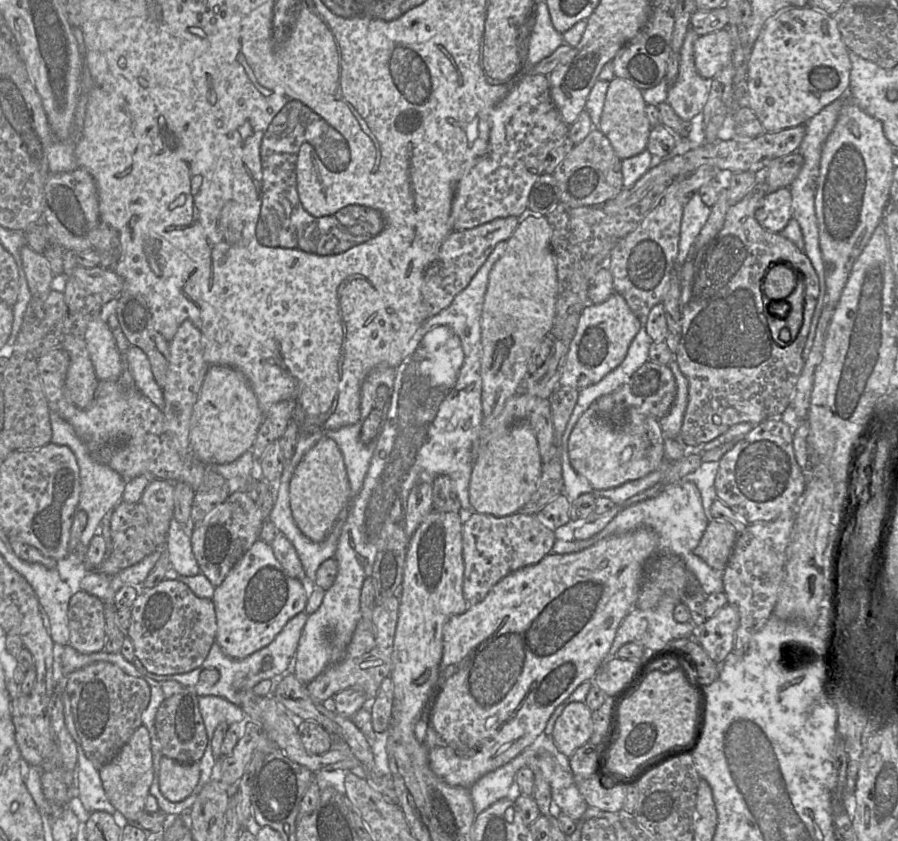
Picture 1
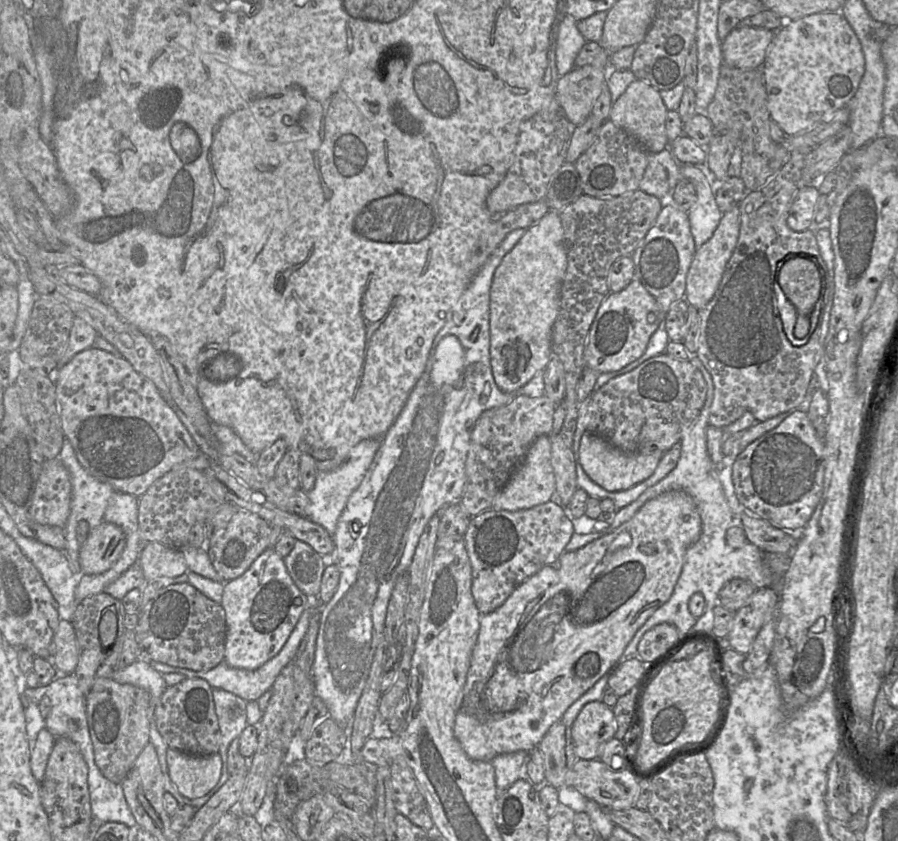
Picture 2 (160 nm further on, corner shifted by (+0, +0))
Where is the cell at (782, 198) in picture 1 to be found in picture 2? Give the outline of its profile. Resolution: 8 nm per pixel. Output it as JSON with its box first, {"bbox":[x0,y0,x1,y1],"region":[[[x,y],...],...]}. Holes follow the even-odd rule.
{"bbox":[787,185,820,231],"region":[[[807,185],[799,190],[787,218],[788,226],[796,231],[809,230],[816,214],[820,193],[815,186]]]}

